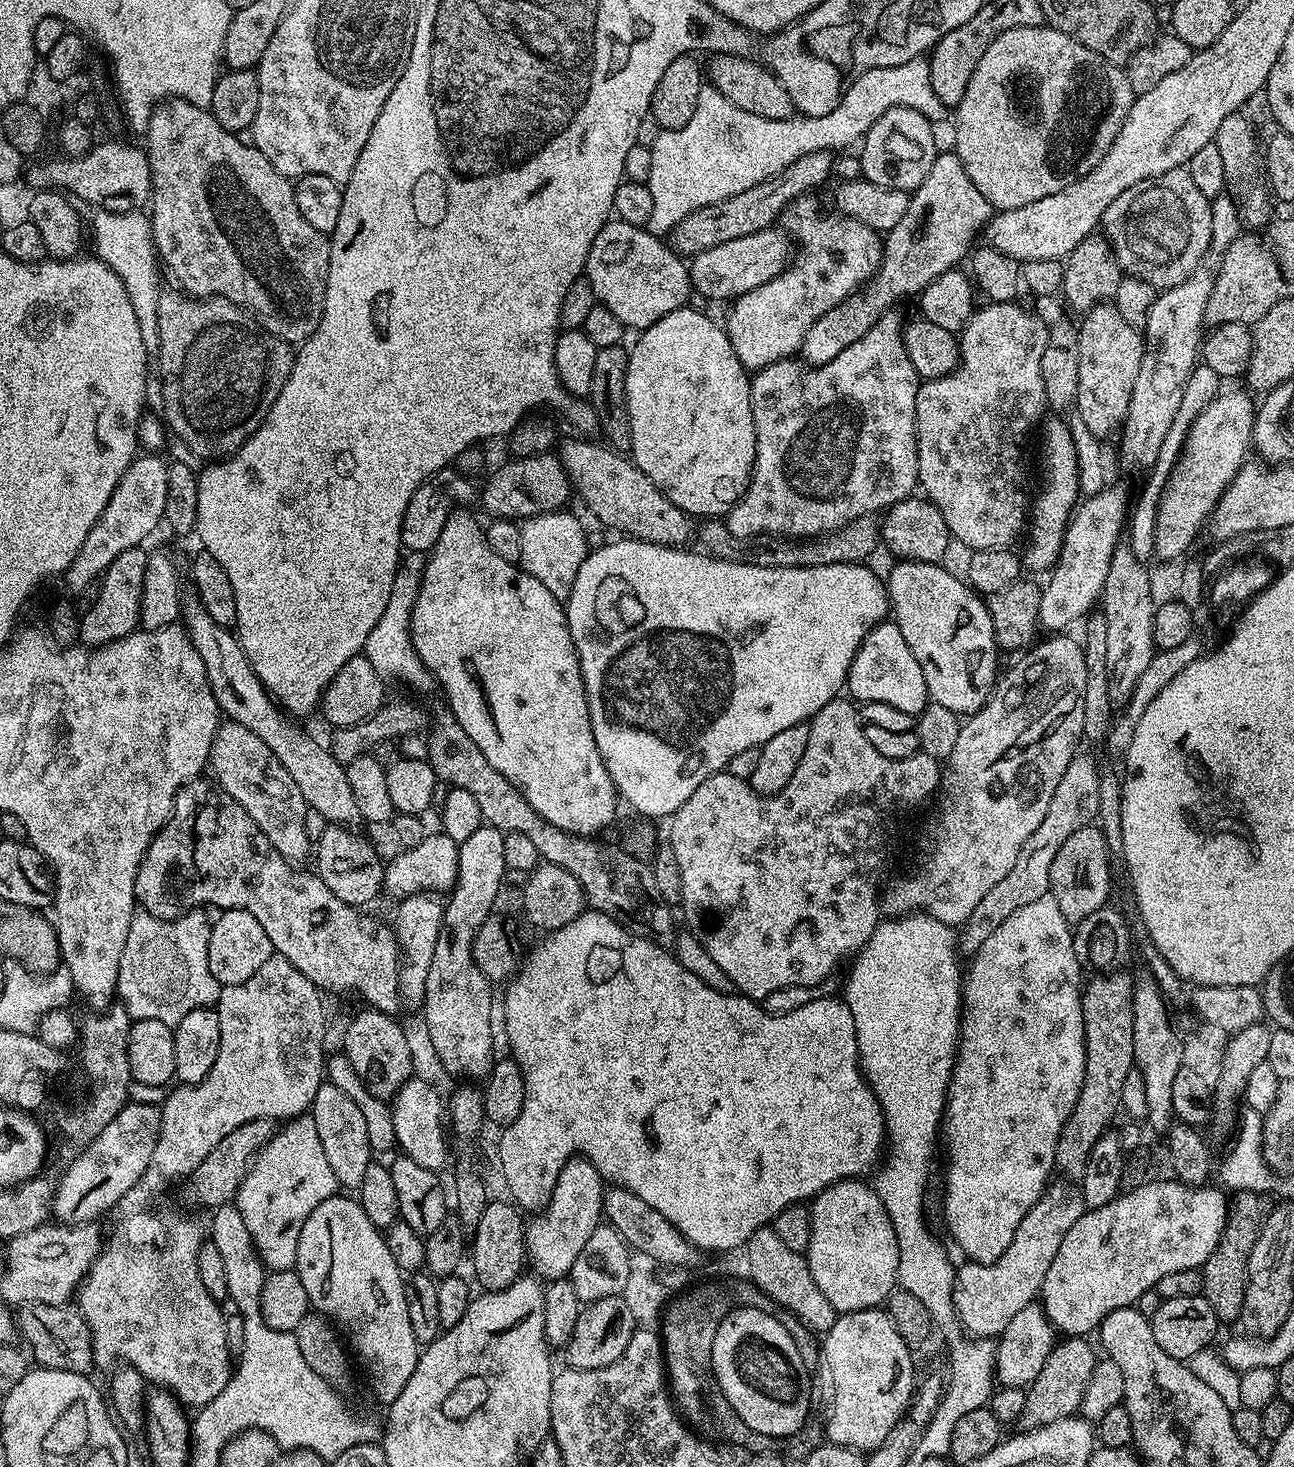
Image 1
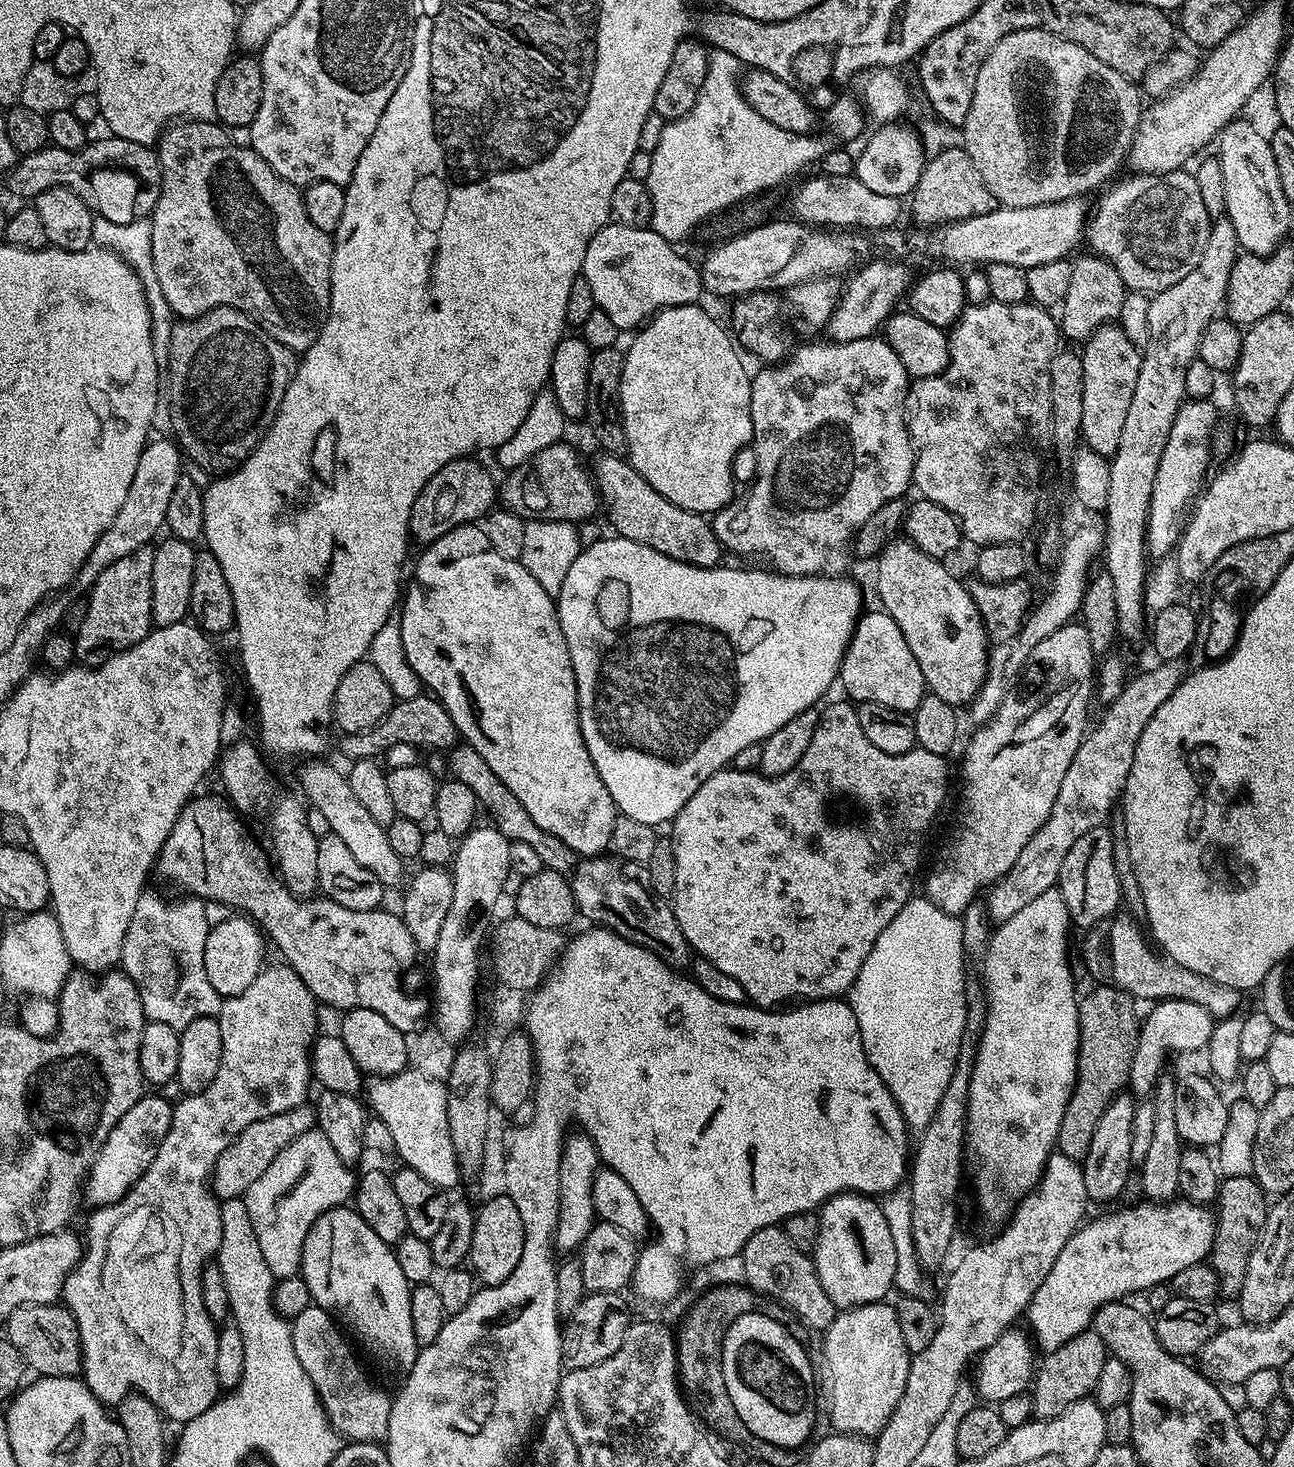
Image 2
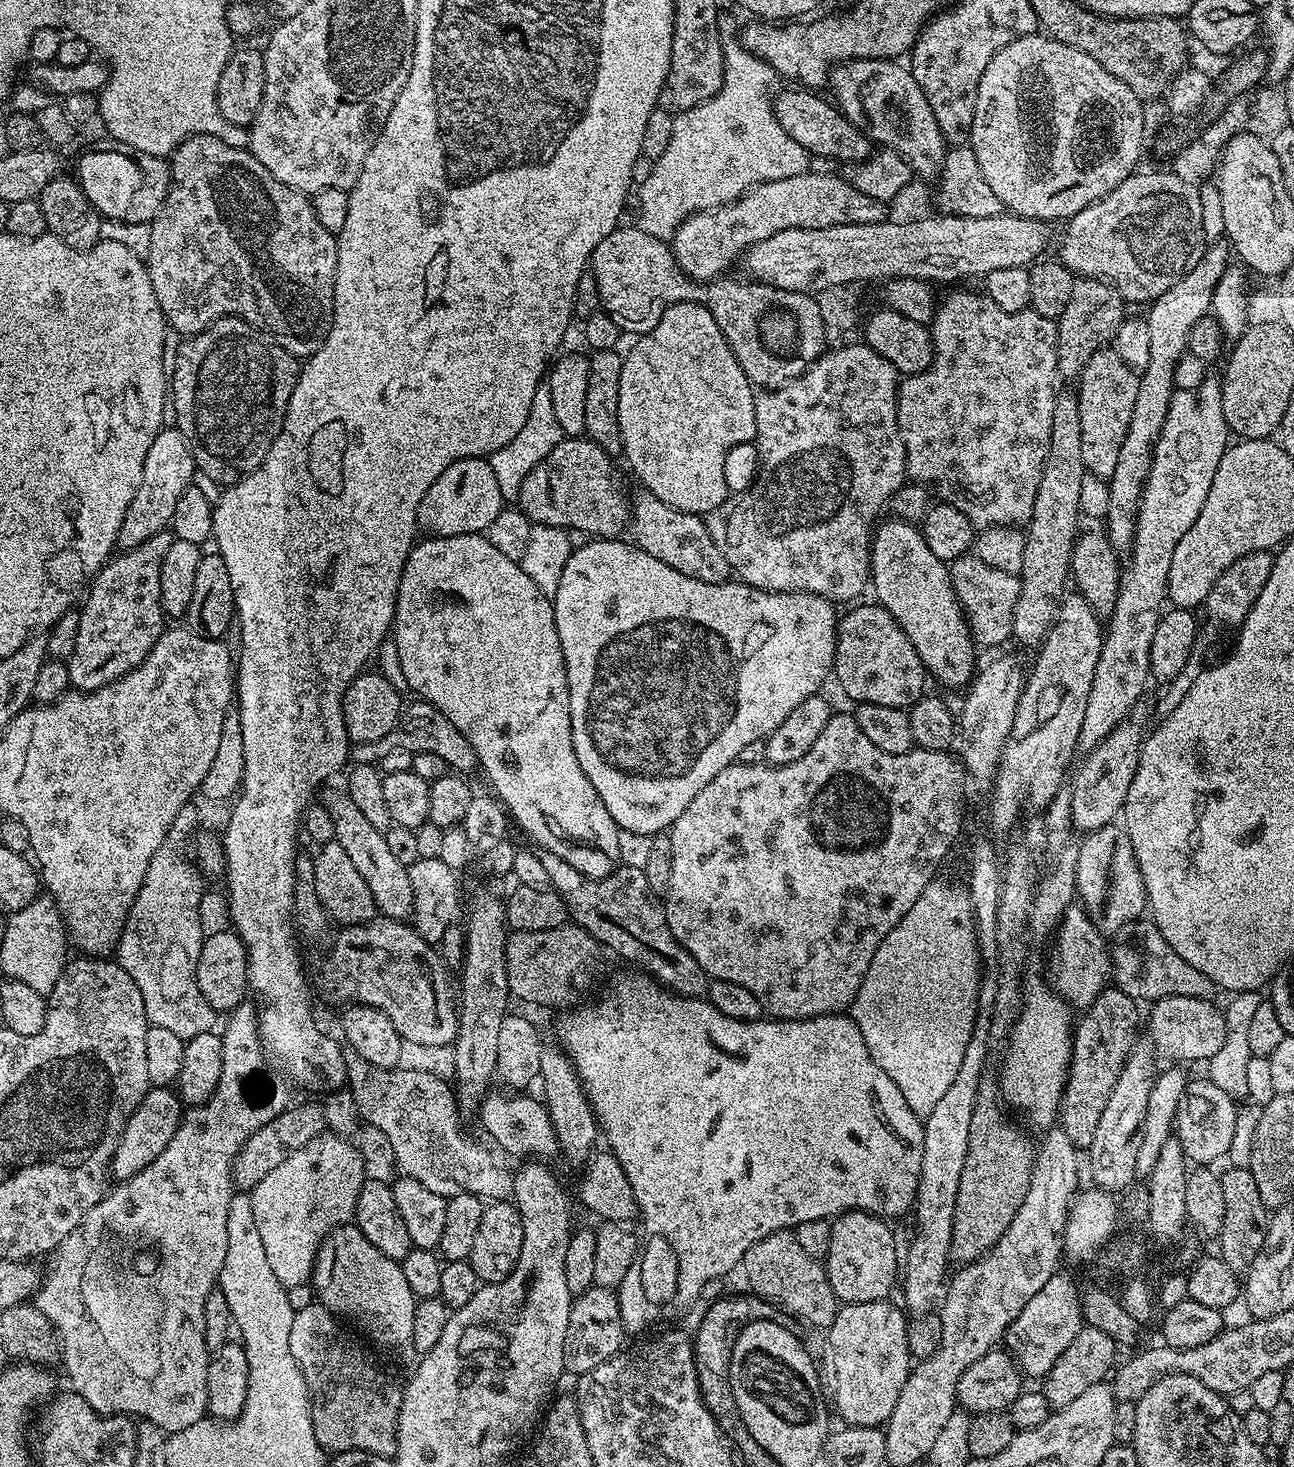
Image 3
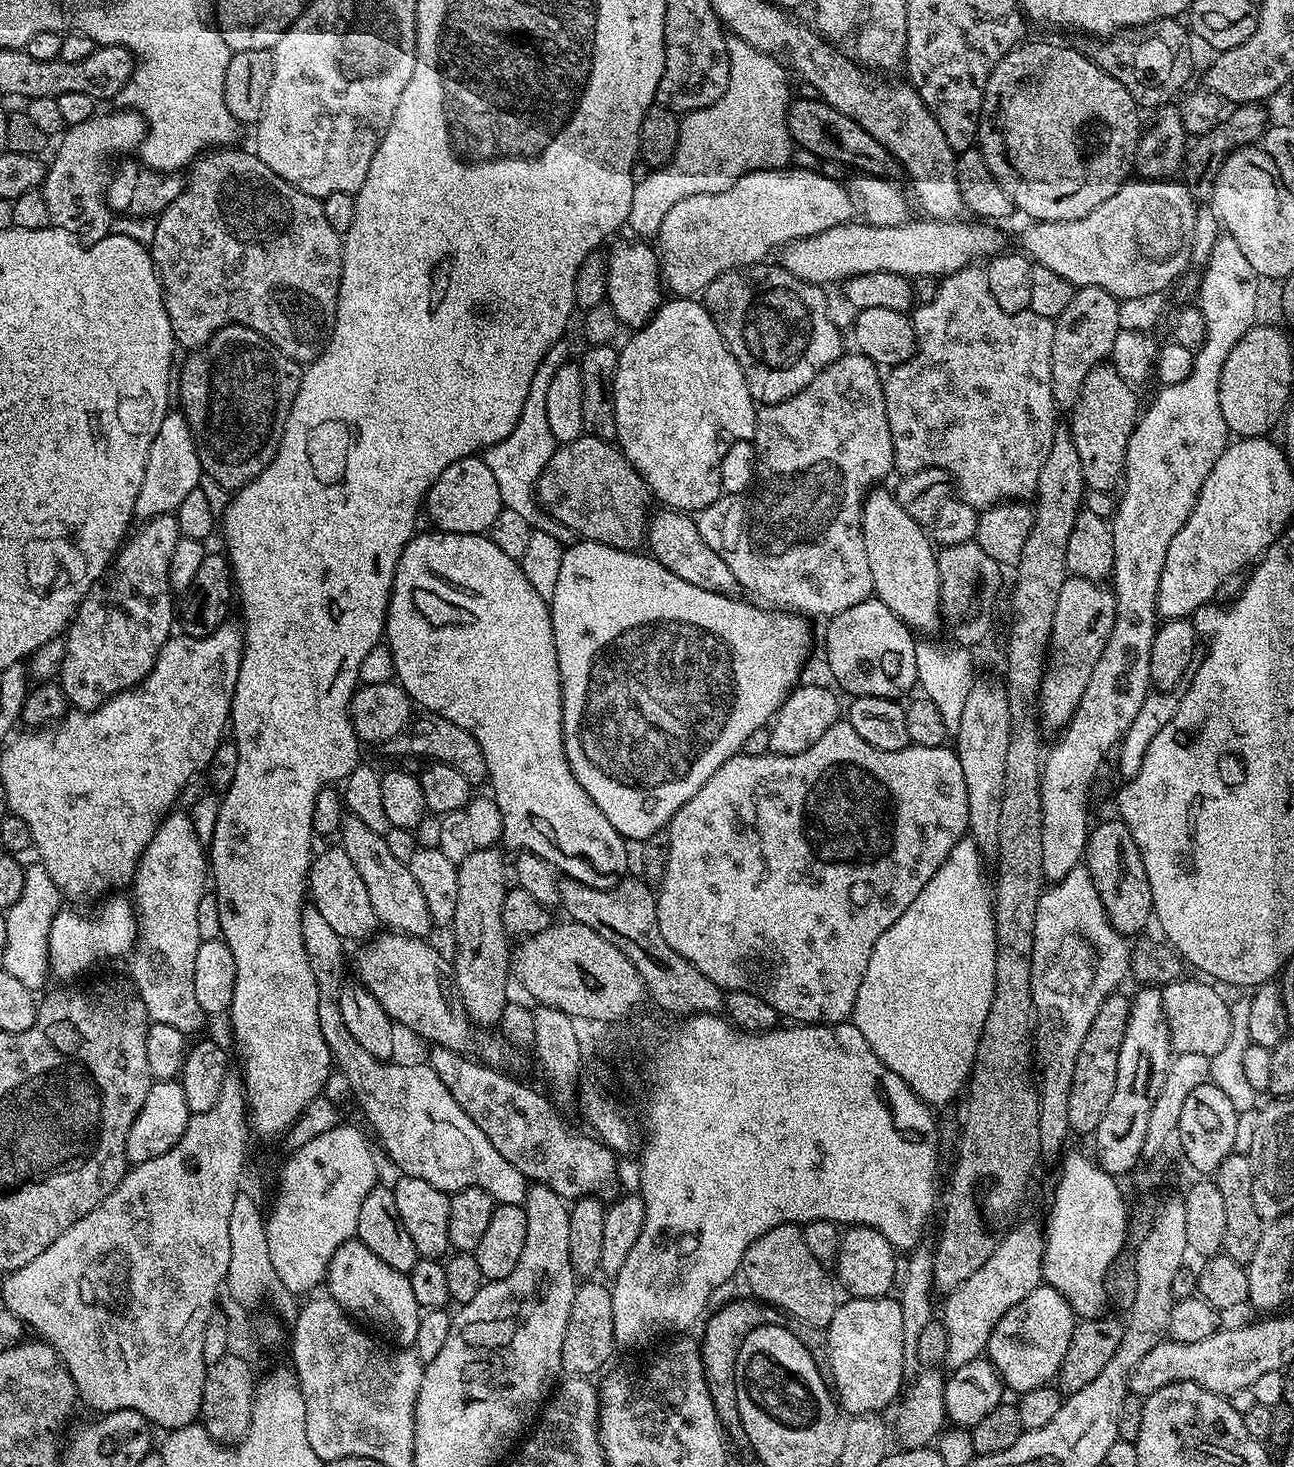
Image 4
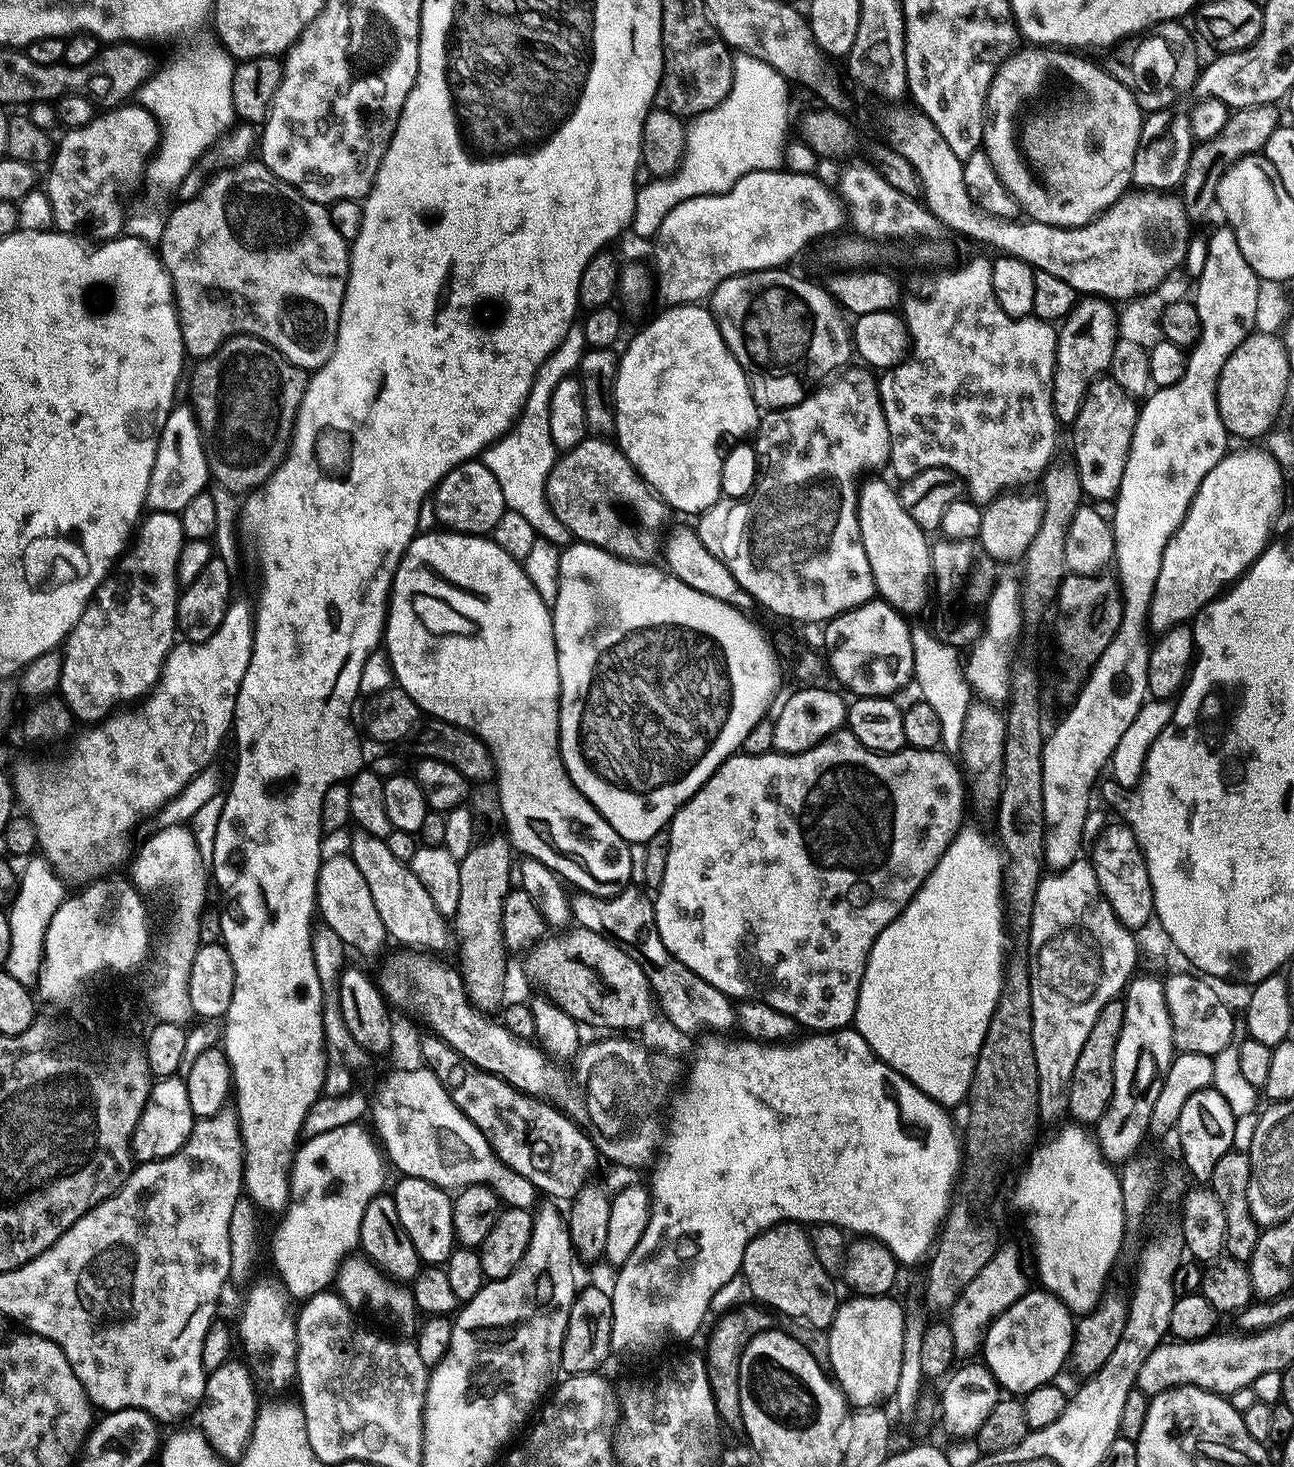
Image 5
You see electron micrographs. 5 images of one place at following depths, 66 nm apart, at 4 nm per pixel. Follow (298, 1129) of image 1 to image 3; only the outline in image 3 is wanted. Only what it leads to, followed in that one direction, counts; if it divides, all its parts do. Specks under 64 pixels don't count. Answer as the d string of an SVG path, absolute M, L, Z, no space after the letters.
M325 1134L302 1146L302 1150L294 1150L286 1162L270 1170L252 1188L254 1223L258 1225L270 1270L274 1270L284 1288L311 1281L312 1263L316 1261L321 1242L333 1228L353 1219L356 1199L365 1179L357 1145L343 1135Z

